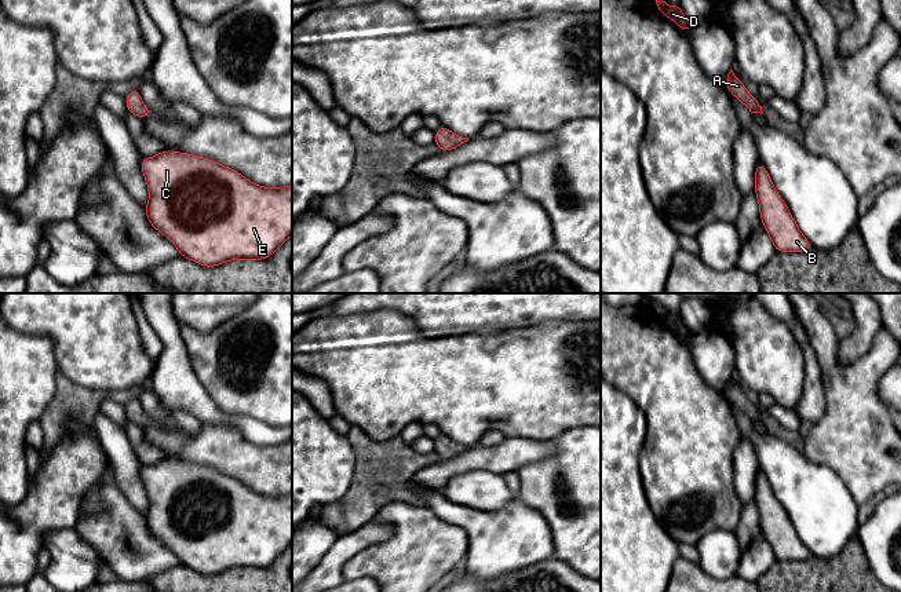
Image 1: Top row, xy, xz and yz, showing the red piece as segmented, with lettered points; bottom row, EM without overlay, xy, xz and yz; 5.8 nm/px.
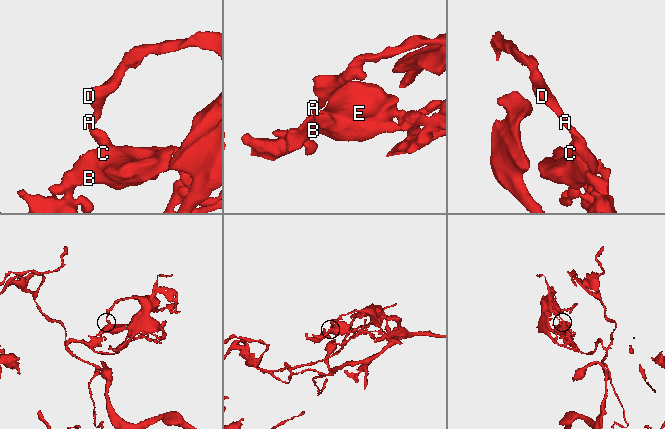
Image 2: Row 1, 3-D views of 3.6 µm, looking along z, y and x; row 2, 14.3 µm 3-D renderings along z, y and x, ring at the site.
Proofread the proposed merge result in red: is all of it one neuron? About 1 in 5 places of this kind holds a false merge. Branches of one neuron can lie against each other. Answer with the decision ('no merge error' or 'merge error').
no merge error

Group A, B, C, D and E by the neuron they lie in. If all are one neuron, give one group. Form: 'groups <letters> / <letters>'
groups A B C D E

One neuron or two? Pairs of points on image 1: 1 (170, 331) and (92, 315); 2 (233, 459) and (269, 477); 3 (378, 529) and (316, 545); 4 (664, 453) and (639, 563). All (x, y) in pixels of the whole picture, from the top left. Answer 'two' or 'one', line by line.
1: two
2: one
3: two
4: two

